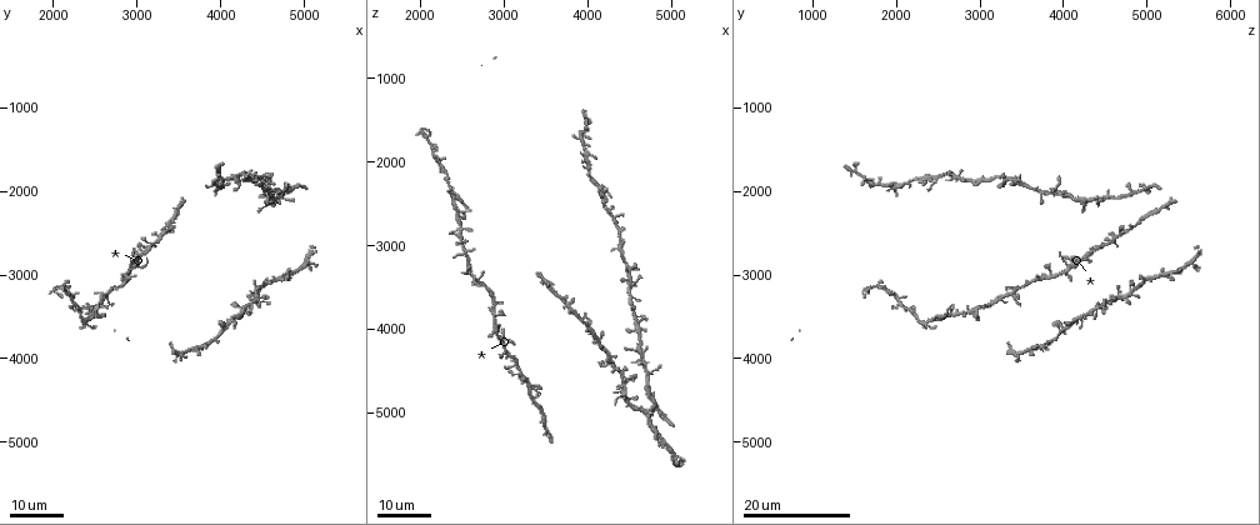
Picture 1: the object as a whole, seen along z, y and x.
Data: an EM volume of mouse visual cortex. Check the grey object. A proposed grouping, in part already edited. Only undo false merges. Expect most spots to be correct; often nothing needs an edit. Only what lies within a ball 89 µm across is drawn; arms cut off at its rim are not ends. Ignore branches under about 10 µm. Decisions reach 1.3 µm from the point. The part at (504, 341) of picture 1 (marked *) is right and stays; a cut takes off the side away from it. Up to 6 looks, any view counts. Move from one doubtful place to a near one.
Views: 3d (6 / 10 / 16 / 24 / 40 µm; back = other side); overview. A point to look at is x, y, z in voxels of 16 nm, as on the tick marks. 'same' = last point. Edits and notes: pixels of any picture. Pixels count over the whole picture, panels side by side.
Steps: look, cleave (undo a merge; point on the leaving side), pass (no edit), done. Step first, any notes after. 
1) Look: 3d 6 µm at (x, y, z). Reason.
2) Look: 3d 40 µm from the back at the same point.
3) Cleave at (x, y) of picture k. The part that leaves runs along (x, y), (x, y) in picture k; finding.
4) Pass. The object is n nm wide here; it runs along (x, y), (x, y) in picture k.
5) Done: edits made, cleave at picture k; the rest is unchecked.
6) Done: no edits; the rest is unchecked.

Look: 3d 16 µm at (2650, 3250, 3400). Four arms meet.

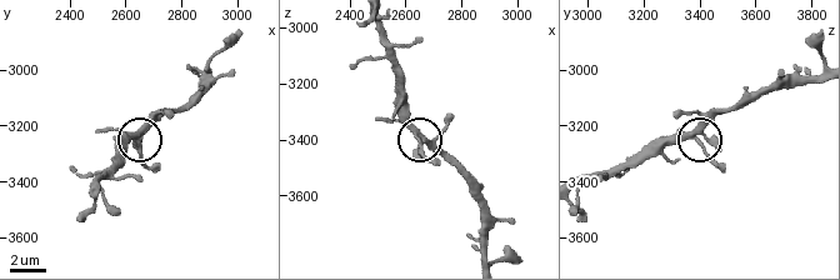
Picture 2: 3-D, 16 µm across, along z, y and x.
Look: 3d 10 µm at (2630, 3260, 3380). Closer look.

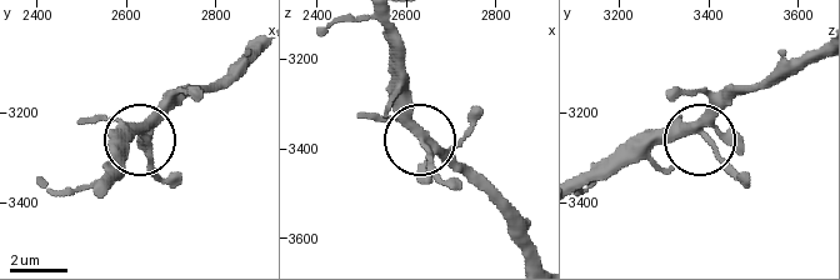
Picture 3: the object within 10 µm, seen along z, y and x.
Pass. The object is 280 nm wide here; continuous, no second neuron.

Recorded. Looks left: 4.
Look: 3d 16 µm at (2250, 3350, 2050). Four arms meet.

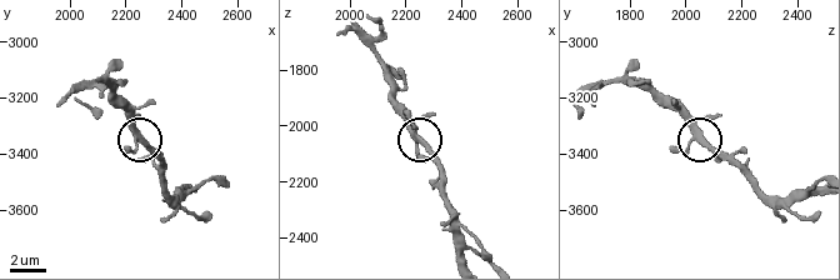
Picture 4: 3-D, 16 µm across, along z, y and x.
Look: 3d 6 µm at (2240, 3330, 2040).

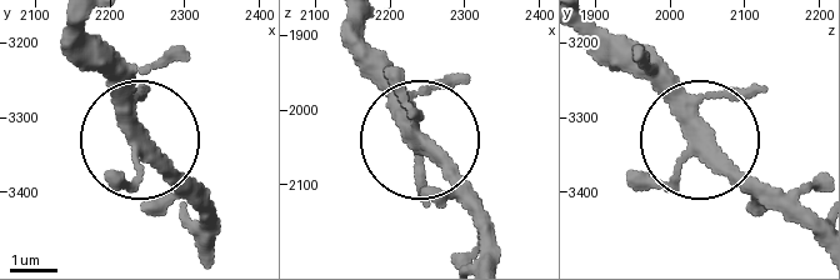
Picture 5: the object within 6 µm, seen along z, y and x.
Pass. All the same neuron.

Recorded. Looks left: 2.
Look: 3d 24 µm at (3350, 2500, 4700). Four arms meet.

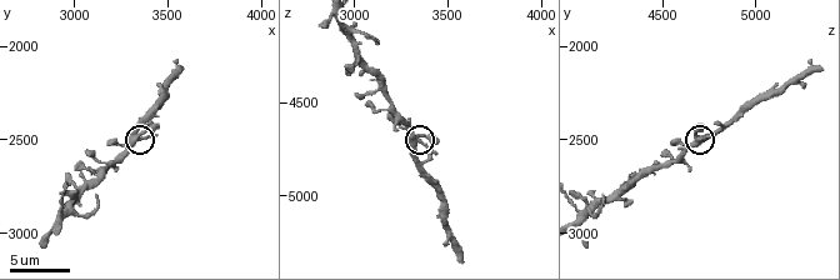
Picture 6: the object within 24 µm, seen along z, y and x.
Look: 3d 6 µm at (3340, 2500, 4700).

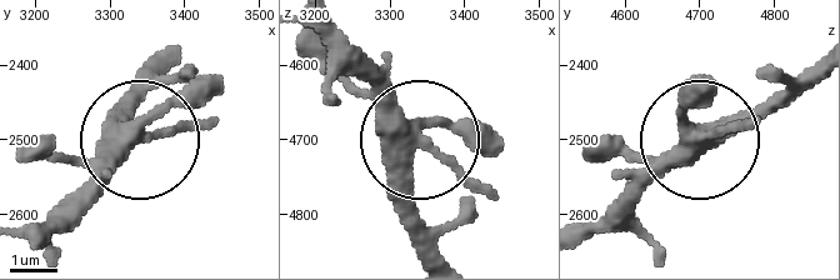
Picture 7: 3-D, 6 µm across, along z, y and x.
Pass. It runs along (34, 240), (129, 156), (129, 88) in picture 7; all the same neuron.

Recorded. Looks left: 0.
Done: no edits; the rest is unchecked.

